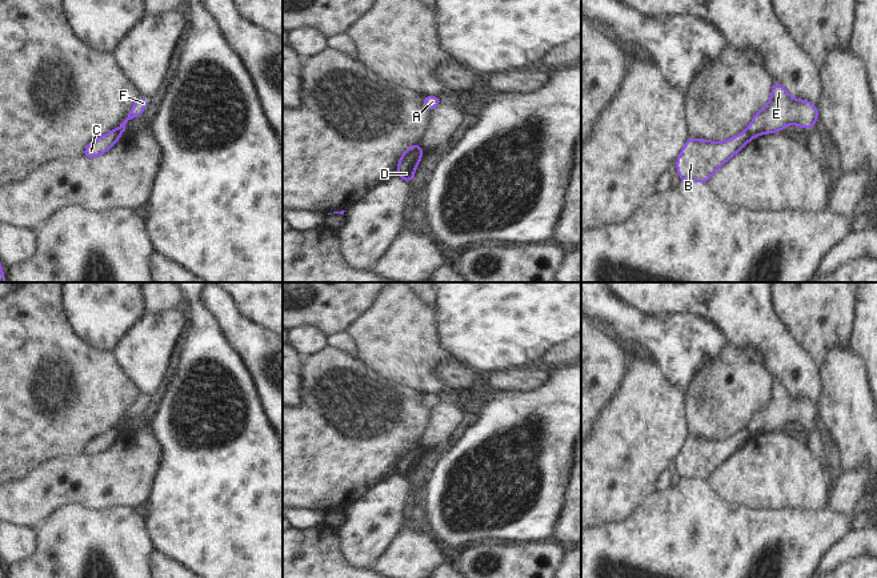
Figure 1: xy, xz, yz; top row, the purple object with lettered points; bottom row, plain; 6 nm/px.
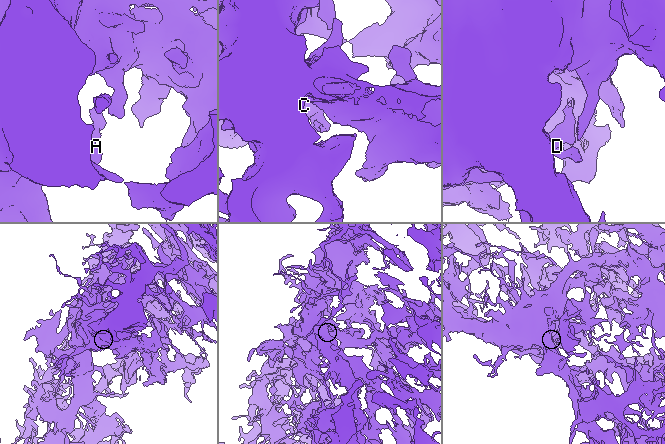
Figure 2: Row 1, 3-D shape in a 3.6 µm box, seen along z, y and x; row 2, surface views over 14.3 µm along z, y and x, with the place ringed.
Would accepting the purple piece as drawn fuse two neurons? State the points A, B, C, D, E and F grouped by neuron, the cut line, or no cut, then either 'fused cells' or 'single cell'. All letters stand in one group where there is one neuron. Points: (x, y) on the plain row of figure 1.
A B C / D E F; cut in xz along (420, 446), (412, 448), (400, 461); fused cells

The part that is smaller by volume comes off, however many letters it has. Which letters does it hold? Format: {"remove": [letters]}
{"remove": ["D", "E", "F"]}

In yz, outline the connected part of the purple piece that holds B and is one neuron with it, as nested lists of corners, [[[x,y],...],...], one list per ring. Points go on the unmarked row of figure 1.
[[[746,429],[724,441],[689,435],[676,458],[678,475],[686,481],[708,481],[710,474],[749,438],[750,434]]]

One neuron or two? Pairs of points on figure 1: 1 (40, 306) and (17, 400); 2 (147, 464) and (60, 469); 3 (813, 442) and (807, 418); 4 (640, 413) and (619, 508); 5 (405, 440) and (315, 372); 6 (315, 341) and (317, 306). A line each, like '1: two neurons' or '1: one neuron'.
1: one neuron
2: one neuron
3: one neuron
4: one neuron
5: one neuron
6: two neurons

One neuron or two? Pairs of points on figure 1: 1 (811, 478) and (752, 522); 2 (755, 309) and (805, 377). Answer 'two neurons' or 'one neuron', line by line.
1: two neurons
2: one neuron

